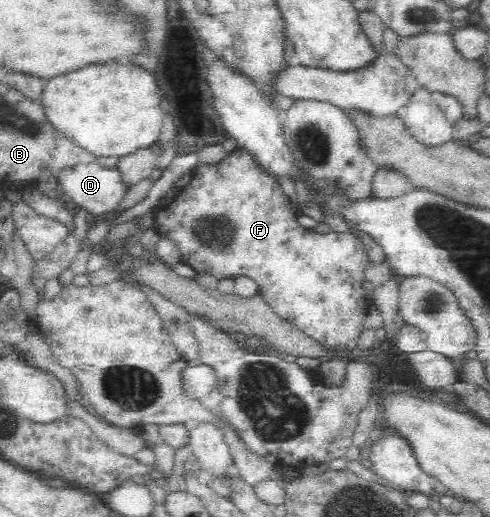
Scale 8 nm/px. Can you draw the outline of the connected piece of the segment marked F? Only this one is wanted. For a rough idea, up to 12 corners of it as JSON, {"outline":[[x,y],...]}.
{"outline":[[249,150],[153,210],[195,271],[258,283],[348,352],[376,285],[353,232],[319,234]]}

